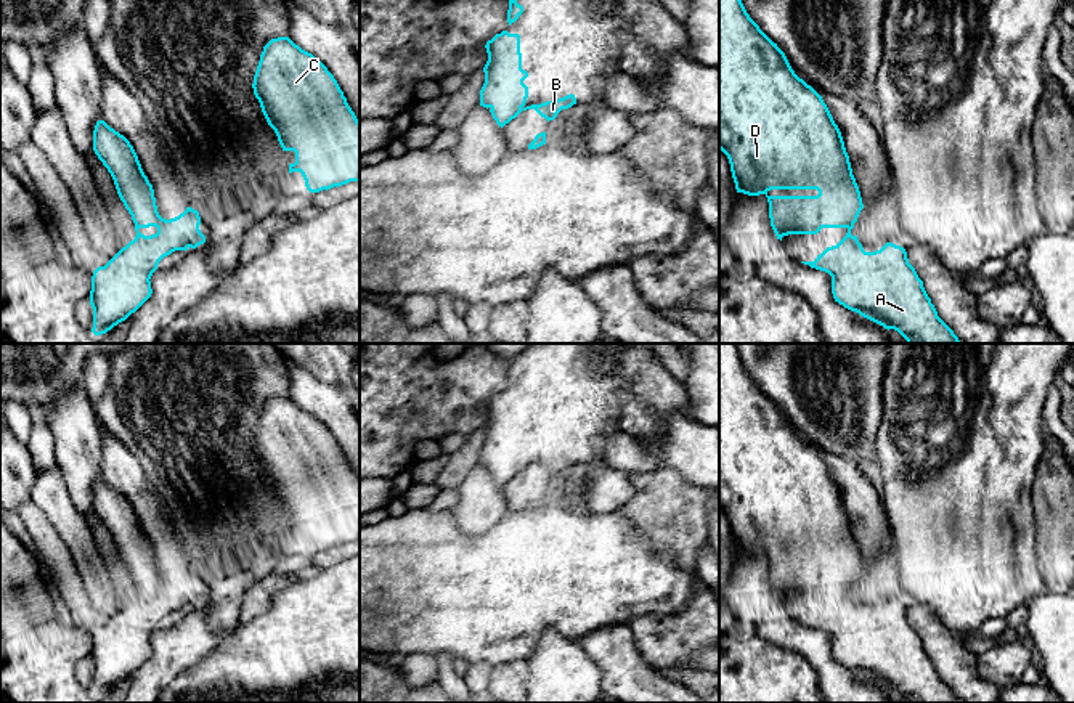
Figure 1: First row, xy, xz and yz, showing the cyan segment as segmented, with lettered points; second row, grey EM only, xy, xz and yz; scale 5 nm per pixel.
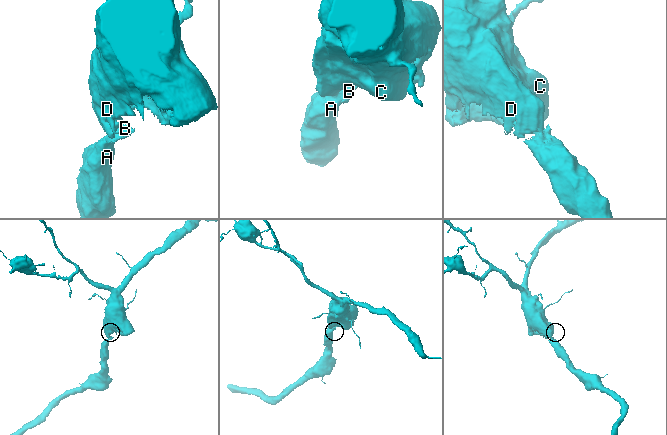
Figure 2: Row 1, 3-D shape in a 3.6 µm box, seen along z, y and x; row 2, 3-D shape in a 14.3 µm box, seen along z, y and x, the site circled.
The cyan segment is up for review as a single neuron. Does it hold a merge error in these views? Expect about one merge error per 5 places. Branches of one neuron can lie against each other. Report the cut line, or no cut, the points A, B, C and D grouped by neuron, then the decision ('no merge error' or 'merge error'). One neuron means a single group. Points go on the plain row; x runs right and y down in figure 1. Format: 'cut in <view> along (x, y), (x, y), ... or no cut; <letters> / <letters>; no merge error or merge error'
no cut; A B C D; no merge error

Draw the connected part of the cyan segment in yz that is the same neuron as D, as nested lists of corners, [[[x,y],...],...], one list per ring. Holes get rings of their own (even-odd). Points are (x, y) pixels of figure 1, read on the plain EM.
[[[719,343],[719,509],[729,518],[737,552],[767,557],[771,586],[777,599],[782,600],[788,594],[817,594],[822,587],[848,589],[836,605],[827,607],[814,621],[801,621],[832,636],[835,661],[888,690],[897,690],[907,703],[960,703],[938,676],[905,608],[886,602],[880,610],[865,612],[857,595],[851,594],[864,563],[841,491],[822,456],[795,433],[785,412],[750,377],[737,343]],[[771,549],[817,549],[819,554],[769,555]]]

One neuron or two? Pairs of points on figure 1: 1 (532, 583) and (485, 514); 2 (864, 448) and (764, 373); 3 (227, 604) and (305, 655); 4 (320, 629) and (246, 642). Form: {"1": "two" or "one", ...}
{"1": "two", "2": "one", "3": "two", "4": "one"}

